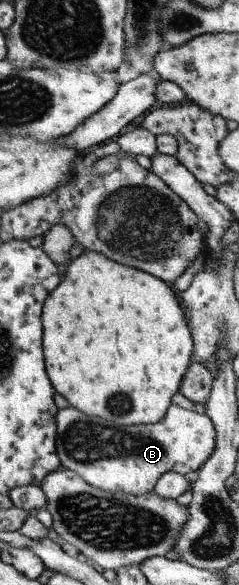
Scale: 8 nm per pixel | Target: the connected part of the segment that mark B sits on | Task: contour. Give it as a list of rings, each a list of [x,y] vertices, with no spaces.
[[[170,405],[164,418],[150,425],[120,426],[97,416],[88,416],[68,406],[57,409],[55,453],[63,468],[74,471],[86,484],[106,492],[121,492],[134,496],[153,491],[156,481],[168,471],[185,475],[197,471],[200,465],[211,455],[215,443],[215,430],[207,415]]]

